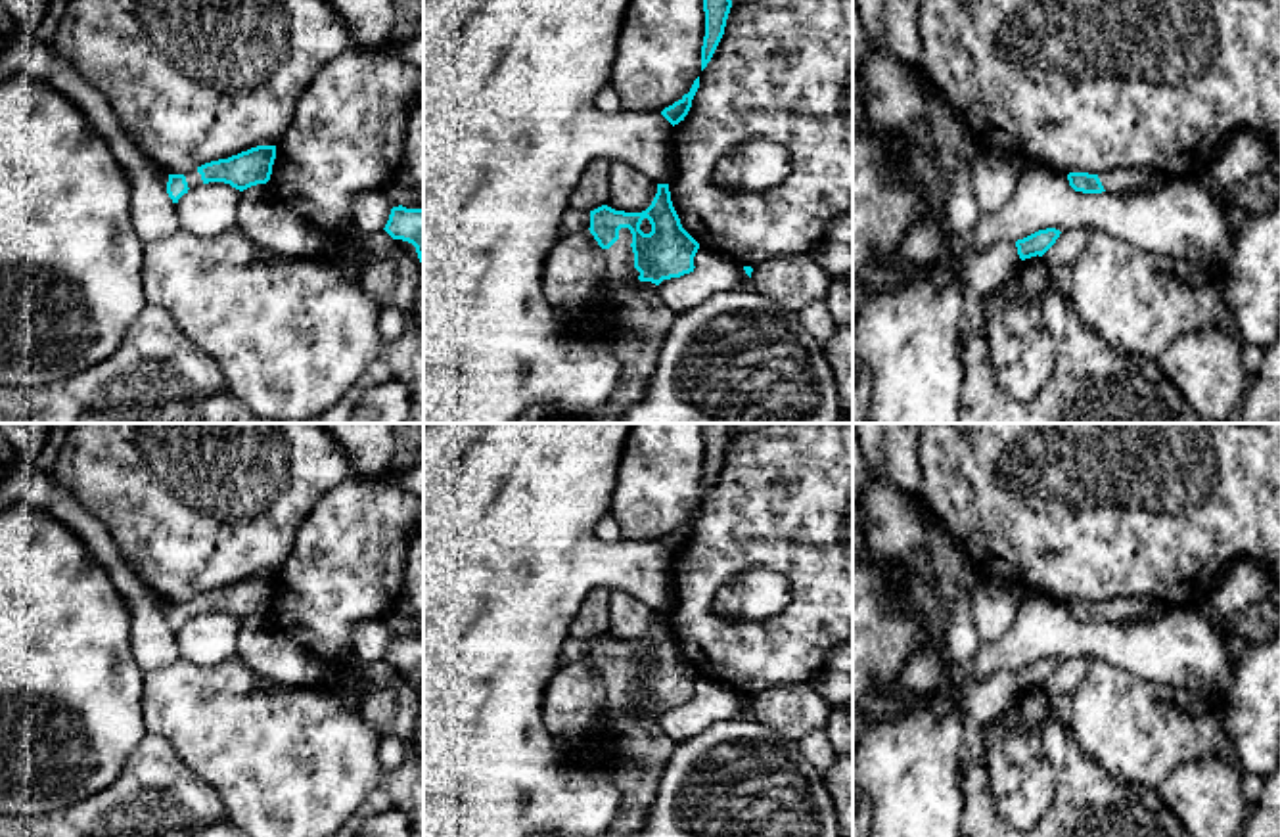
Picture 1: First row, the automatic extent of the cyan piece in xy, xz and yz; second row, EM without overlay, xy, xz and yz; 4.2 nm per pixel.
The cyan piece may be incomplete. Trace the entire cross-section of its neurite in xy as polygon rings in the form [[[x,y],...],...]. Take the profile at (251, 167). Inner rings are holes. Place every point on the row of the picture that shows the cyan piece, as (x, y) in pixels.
[[[257,146],[228,159],[205,163],[184,174],[169,174],[167,193],[172,203],[178,203],[184,193],[209,182],[224,182],[243,192],[270,180],[274,159],[276,146]]]

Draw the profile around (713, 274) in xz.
[[[705,247],[697,249],[694,266],[690,274],[657,285],[659,299],[674,314],[701,305],[715,293],[743,289],[751,282],[740,262]]]

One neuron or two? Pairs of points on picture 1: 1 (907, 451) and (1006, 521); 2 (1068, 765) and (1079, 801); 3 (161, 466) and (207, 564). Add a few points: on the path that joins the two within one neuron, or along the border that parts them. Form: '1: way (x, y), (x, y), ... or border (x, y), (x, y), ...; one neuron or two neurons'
1: border (916, 443), (920, 466), (918, 495); two neurons
2: way (1075, 774), (1079, 791); one neuron
3: way (186, 491), (207, 512), (207, 539); one neuron

